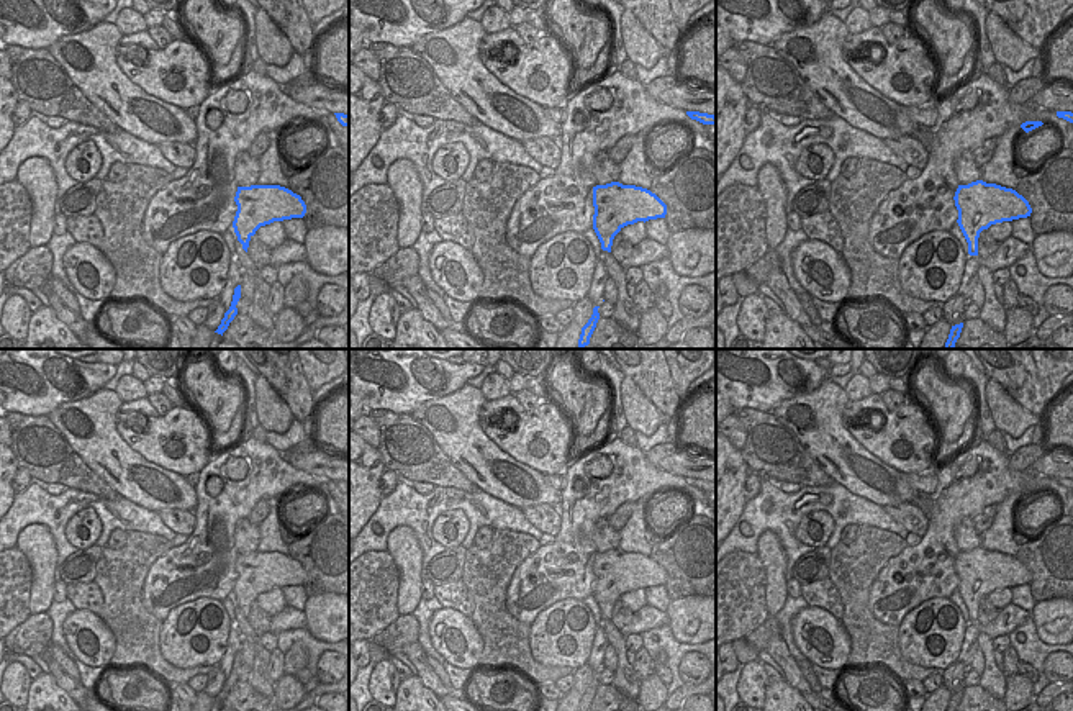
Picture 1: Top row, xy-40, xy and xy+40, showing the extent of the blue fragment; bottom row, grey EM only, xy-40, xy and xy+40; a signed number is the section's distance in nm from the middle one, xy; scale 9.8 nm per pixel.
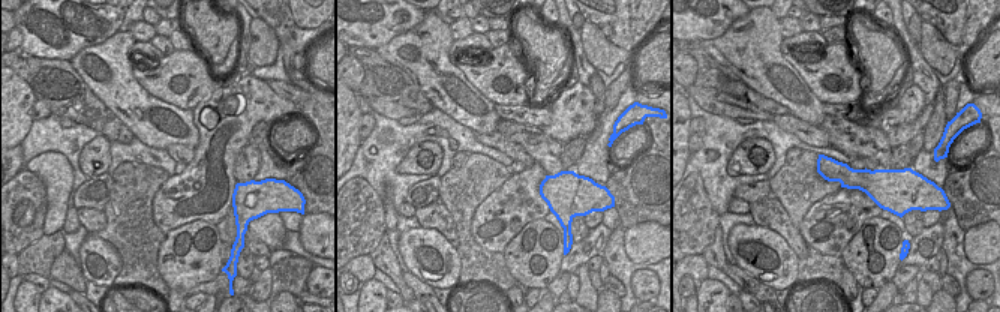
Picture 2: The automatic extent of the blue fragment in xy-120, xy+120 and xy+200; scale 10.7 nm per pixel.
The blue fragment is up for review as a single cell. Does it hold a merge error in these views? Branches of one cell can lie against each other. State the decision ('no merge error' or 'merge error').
no merge error

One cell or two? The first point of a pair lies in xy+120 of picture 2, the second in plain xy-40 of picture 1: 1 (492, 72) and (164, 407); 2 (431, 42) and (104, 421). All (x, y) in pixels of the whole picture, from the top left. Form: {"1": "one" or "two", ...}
{"1": "two", "2": "one"}

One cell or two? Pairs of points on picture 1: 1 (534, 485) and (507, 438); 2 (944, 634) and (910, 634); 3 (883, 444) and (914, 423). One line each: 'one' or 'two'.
1: two
2: one
3: one

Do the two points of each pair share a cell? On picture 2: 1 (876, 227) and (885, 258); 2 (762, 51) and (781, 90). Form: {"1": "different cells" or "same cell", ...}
{"1": "same cell", "2": "same cell"}

